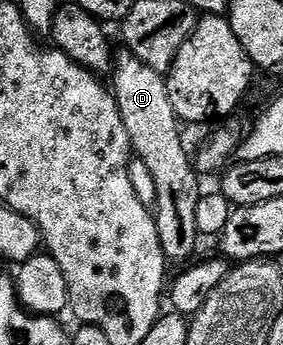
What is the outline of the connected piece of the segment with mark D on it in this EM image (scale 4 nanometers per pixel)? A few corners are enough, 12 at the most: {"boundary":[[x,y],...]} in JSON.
{"boundary":[[124,48],[110,89],[158,188],[169,263],[198,241],[202,178],[165,75]]}

